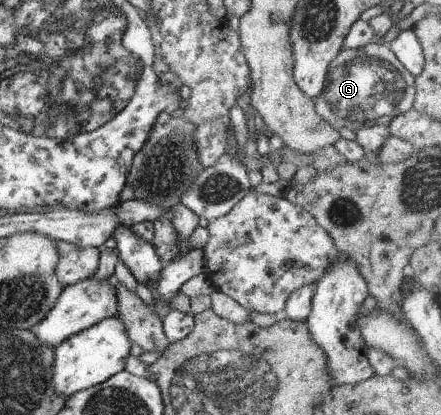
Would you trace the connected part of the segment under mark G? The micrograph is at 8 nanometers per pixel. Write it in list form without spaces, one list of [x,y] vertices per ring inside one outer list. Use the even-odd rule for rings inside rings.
[[[380,41],[340,50],[328,65],[322,92],[312,99],[314,110],[334,130],[344,127],[353,131],[361,126],[387,124],[389,119],[413,108],[413,77],[389,47]]]

